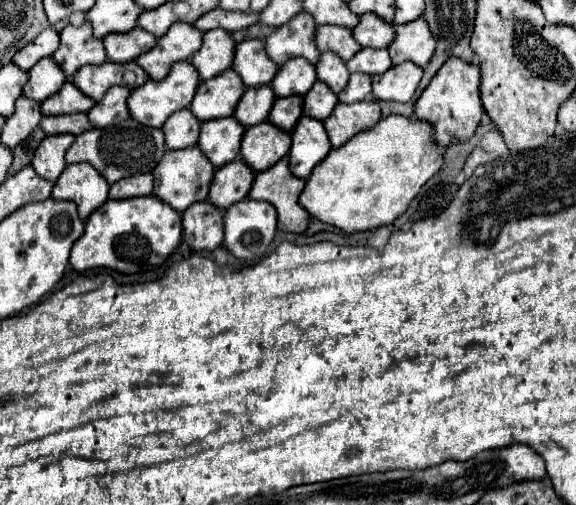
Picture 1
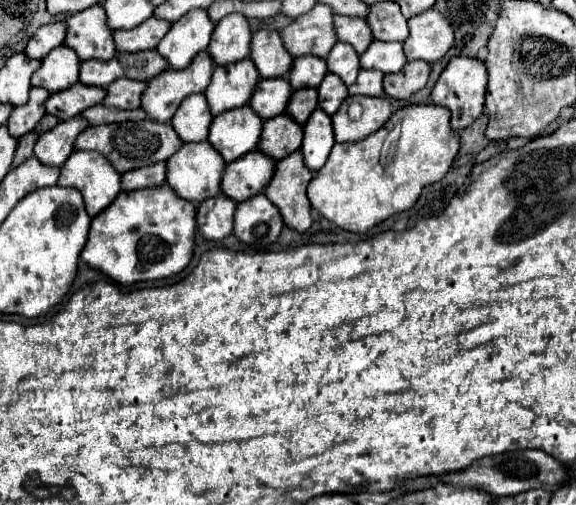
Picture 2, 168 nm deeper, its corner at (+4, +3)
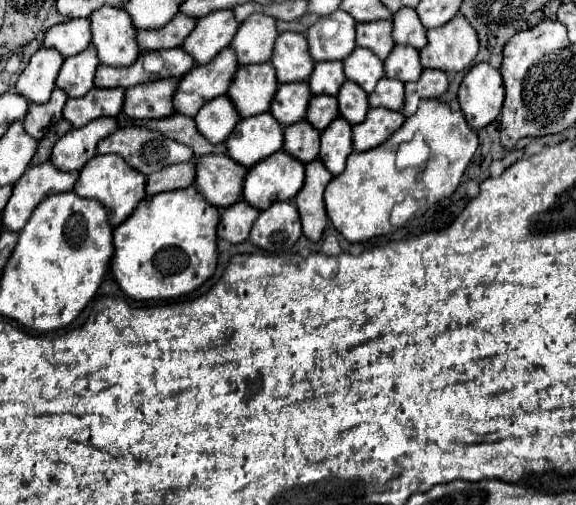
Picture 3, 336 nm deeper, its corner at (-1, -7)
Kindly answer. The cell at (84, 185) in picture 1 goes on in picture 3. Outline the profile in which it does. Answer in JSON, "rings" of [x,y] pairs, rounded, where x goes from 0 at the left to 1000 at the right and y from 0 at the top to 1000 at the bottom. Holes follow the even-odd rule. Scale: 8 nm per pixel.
{"rings":[[[165,307],[148,323],[148,331],[137,339],[137,354],[127,370],[127,378],[141,390],[158,390],[168,394],[182,414],[189,442],[203,450],[214,442],[227,418],[238,410],[238,402],[252,390],[252,358],[255,350],[224,331],[207,307]]]}

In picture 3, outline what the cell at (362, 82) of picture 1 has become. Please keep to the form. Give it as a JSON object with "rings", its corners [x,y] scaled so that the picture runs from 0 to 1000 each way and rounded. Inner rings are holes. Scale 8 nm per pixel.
{"rings":[[[661,156],[651,180],[641,188],[641,212],[668,212],[696,220],[700,212],[700,164],[689,156]]]}

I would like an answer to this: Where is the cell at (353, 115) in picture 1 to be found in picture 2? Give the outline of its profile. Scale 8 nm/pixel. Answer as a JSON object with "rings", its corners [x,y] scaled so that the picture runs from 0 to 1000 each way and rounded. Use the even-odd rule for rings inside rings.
{"rings":[[[604,190],[576,228],[583,279],[628,279],[656,259],[681,228],[681,208],[670,192]]]}

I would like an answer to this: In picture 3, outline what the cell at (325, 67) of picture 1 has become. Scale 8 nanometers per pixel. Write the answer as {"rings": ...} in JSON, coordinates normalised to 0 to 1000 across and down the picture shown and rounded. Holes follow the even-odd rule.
{"rings":[[[620,93],[602,117],[595,117],[595,145],[606,160],[623,164],[634,184],[644,184],[665,152],[665,121],[648,109],[648,101]]]}

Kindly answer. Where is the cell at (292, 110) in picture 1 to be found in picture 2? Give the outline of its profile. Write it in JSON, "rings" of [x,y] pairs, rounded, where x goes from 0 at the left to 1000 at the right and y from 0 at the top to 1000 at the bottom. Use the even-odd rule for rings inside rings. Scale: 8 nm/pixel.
{"rings":[[[521,176],[507,184],[497,224],[528,248],[549,212],[552,212],[552,176]]]}

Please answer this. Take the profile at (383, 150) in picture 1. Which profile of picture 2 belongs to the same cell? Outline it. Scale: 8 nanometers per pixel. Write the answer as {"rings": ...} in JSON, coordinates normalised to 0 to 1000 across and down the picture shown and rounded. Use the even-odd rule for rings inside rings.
{"rings":[[[753,204],[705,208],[691,216],[663,255],[635,271],[632,279],[580,287],[573,319],[566,319],[566,327],[542,350],[535,366],[538,402],[545,414],[556,418],[556,426],[563,426],[580,446],[611,461],[635,461],[667,434],[715,414],[733,374],[747,362],[764,358],[778,343],[795,295],[799,271],[781,251],[778,216]],[[691,240],[698,240],[691,303],[674,327],[674,335],[667,335],[660,319],[663,283],[674,259]]]}

